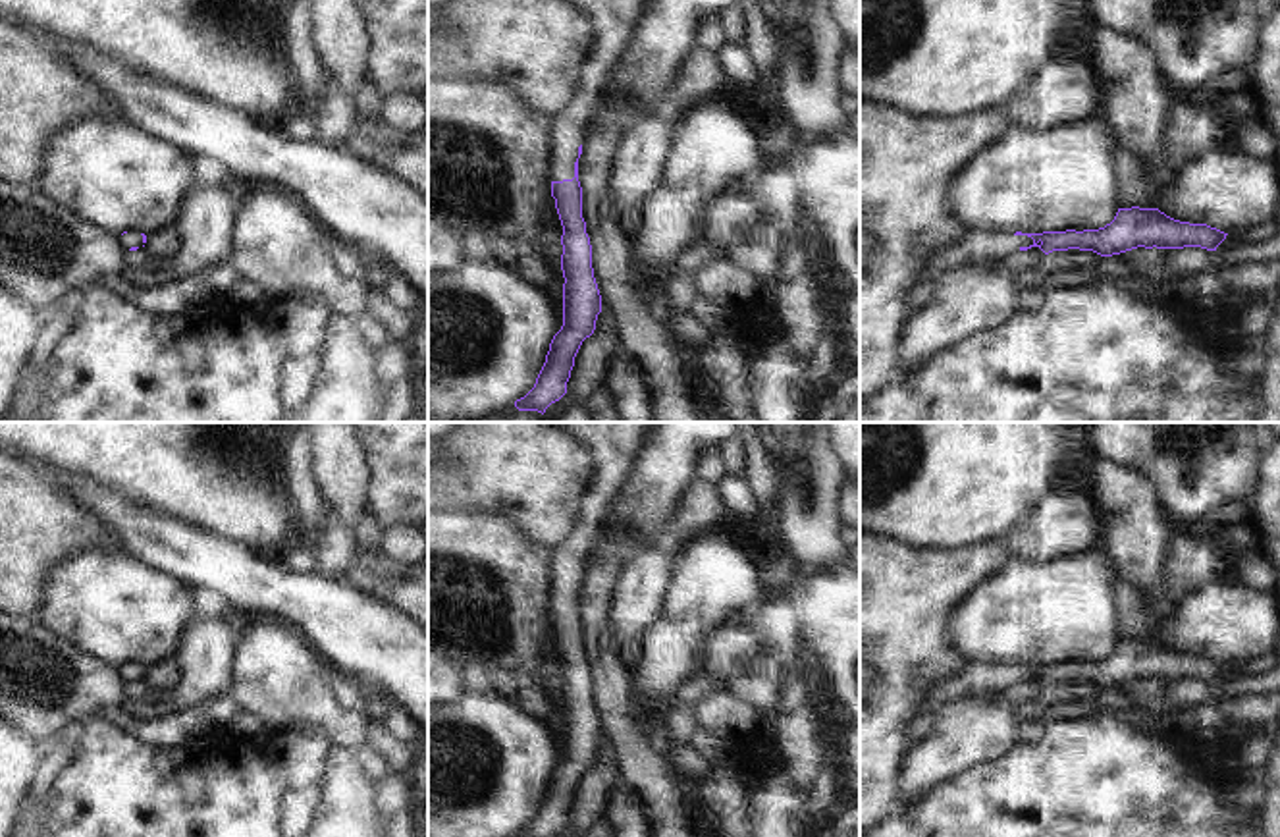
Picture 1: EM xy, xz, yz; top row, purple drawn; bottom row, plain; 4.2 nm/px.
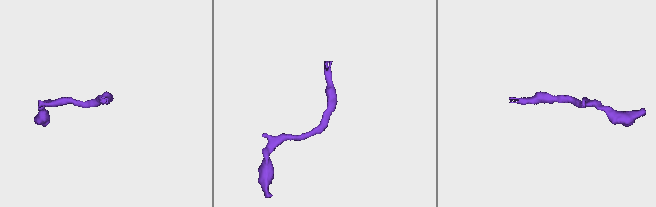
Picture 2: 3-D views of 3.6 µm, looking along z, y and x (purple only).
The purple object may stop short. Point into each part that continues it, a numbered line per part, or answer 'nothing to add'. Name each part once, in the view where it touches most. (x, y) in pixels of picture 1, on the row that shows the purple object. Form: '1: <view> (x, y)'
1: xz (612, 22)

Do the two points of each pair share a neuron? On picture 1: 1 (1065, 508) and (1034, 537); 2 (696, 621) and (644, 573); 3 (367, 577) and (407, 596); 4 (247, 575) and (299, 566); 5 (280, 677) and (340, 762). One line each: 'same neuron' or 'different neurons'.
1: same neuron
2: different neurons
3: same neuron
4: different neurons
5: different neurons

